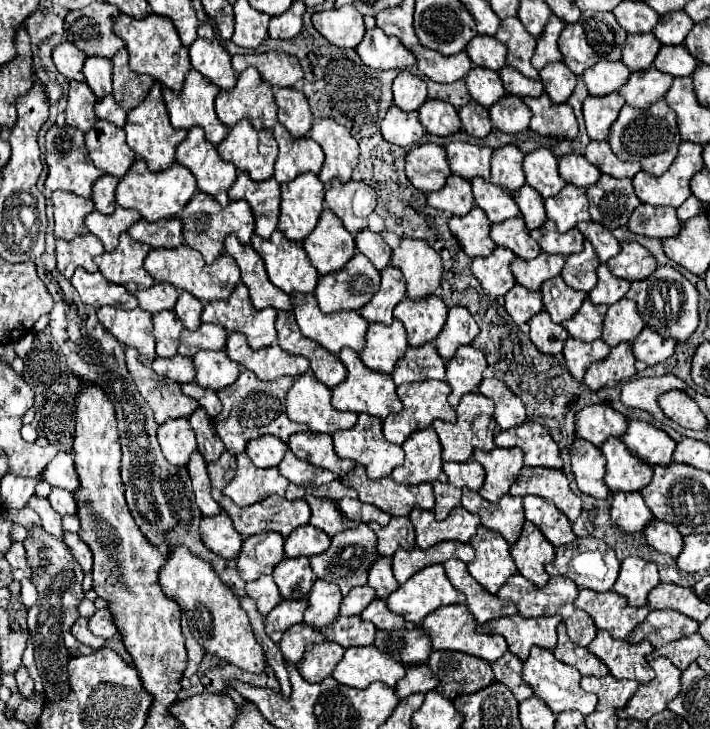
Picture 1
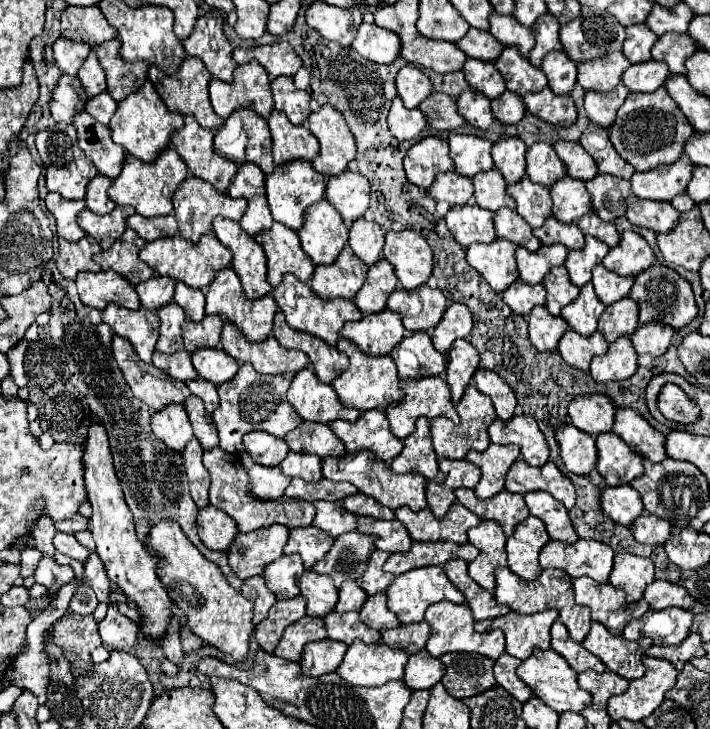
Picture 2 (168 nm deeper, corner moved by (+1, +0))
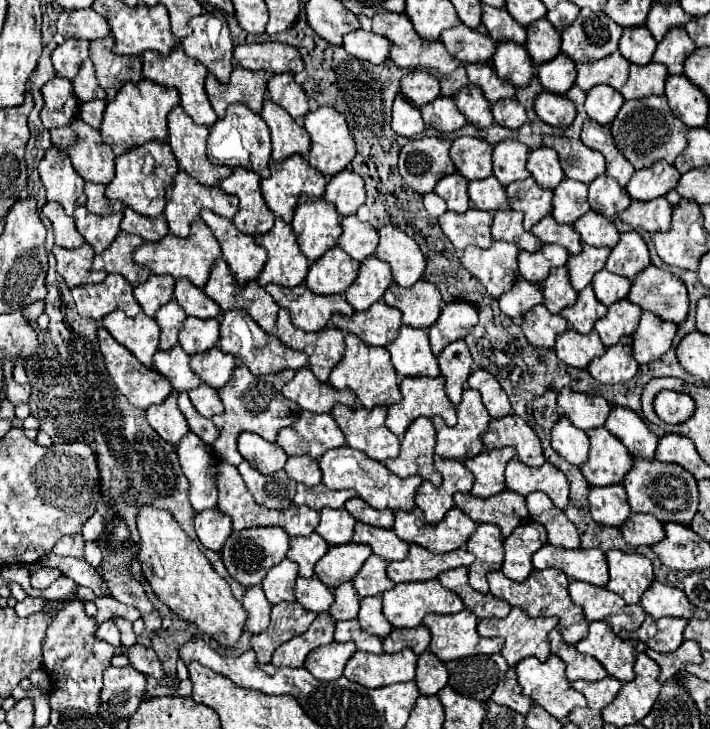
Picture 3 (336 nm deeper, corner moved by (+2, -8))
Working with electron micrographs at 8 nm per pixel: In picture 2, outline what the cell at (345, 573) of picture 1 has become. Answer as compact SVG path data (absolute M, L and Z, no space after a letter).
M359 531L339 535L331 551L313 567L321 575L329 575L337 587L347 579L361 579L367 569L369 555L375 551L373 537Z

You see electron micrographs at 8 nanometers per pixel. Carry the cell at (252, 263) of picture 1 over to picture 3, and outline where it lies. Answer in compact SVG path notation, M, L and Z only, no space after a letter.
M202 211L200 217L218 239L222 247L222 257L236 277L236 283L244 287L246 283L256 281L266 265L266 251L254 243L254 237L236 231L232 219L218 217L212 211Z

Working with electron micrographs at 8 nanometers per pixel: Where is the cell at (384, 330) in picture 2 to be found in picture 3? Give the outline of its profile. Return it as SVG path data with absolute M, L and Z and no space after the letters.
M384 301L372 305L368 311L356 311L352 319L332 315L330 327L358 335L370 347L388 347L400 331L400 311L388 307Z

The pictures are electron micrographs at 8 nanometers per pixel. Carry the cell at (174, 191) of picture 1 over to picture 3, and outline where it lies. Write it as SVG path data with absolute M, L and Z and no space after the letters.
M144 143L140 149L116 157L116 177L106 185L106 197L110 201L122 201L132 211L154 219L162 215L166 205L166 187L176 179L178 171L178 161L168 143Z

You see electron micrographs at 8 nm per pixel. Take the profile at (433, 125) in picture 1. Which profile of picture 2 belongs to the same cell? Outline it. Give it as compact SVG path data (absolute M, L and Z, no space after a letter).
M433 91L425 101L419 103L419 109L427 117L427 123L435 131L451 131L465 123L465 119L457 113L455 99L447 93Z

